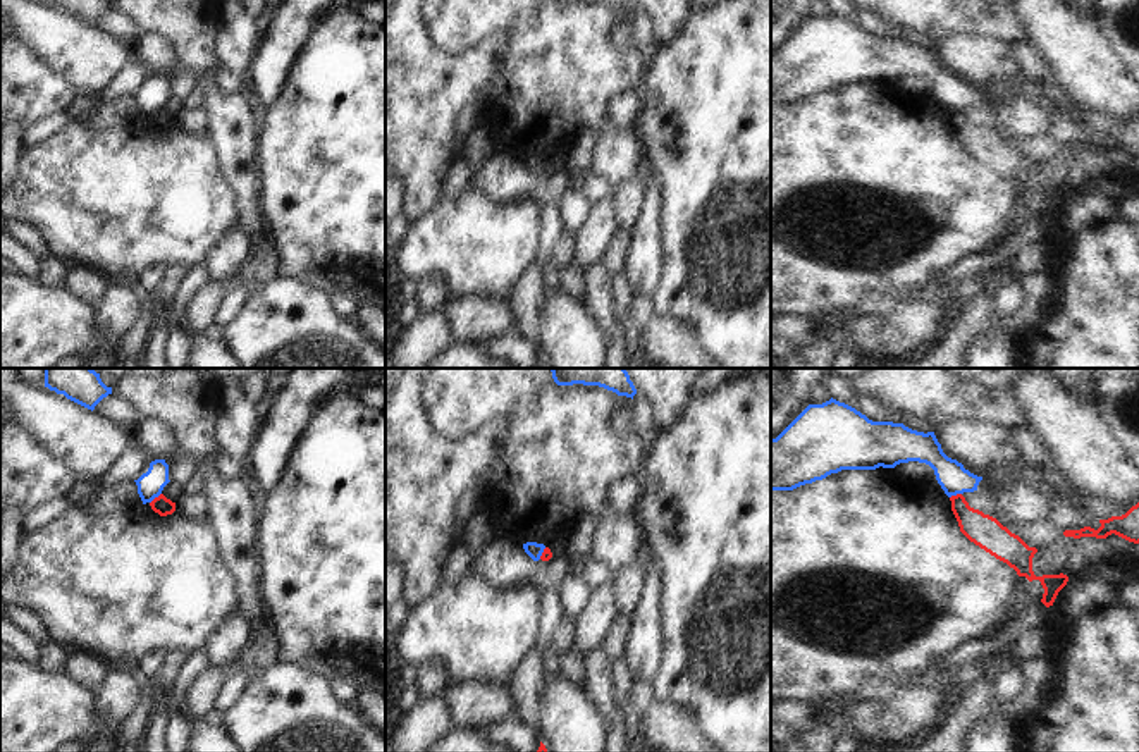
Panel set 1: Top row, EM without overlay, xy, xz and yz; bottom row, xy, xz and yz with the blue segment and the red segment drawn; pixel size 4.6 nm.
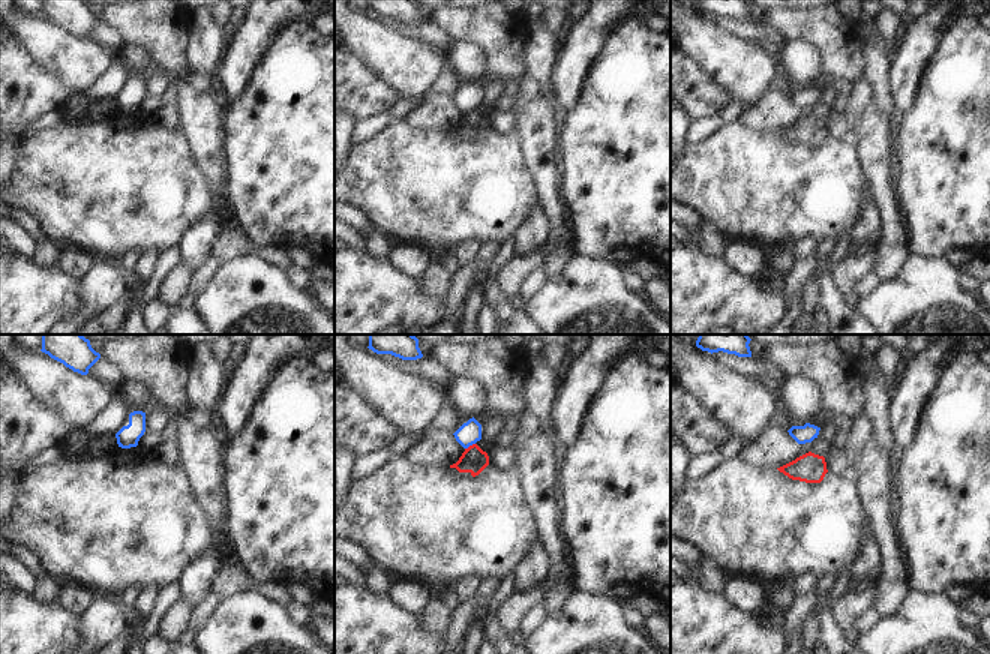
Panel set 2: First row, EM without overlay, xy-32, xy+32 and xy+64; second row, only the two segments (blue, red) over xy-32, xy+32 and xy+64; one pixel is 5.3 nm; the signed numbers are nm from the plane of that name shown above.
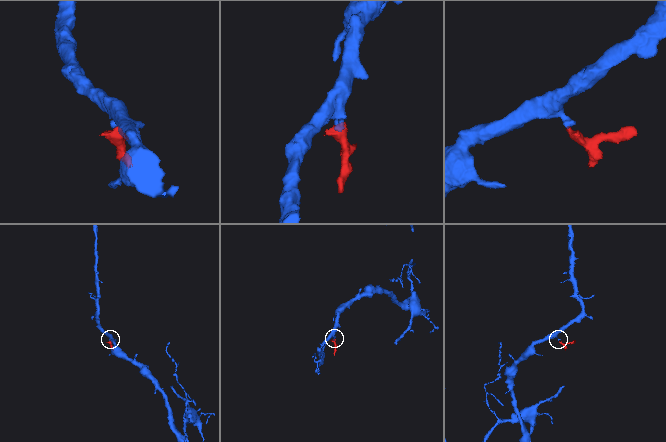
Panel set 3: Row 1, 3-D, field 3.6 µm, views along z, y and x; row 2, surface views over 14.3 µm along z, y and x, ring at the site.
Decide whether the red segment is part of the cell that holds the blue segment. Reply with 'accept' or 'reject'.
reject

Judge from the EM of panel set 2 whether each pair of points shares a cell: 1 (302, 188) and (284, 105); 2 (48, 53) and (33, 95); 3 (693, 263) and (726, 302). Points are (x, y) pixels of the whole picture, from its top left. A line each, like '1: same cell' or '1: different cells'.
1: same cell
2: different cells
3: same cell

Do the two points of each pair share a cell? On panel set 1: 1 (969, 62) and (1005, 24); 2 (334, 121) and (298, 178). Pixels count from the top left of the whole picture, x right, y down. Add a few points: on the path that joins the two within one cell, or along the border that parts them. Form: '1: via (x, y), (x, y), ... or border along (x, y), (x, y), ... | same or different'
1: border along (954, 33), (990, 35), (1010, 47) | different
2: via (334, 135), (313, 155), (312, 164) | same

